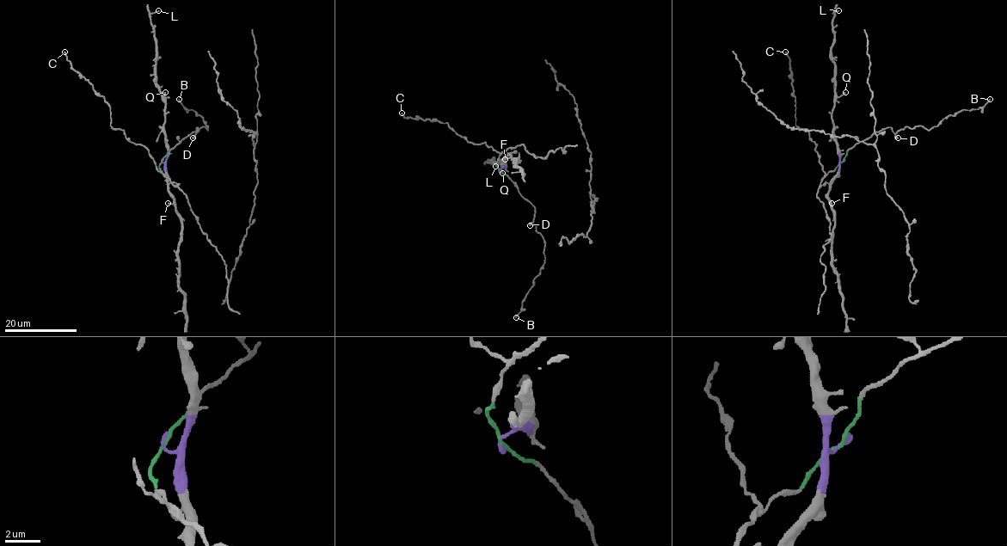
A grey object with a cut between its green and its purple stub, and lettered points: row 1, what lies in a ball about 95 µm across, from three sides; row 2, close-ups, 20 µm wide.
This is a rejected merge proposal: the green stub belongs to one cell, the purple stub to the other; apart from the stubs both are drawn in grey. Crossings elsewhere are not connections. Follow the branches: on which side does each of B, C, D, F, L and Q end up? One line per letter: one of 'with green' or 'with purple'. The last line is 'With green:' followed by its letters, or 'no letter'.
B: with green
C: with green
D: with green
F: with purple
L: with purple
Q: with purple
With green: B, C, D

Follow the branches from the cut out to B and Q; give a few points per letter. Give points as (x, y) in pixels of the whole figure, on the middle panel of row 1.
B: (499, 170), (535, 207), (532, 223), (544, 243), (545, 259), (515, 317)
Q: (499, 170), (505, 165), (502, 159), (503, 173)

